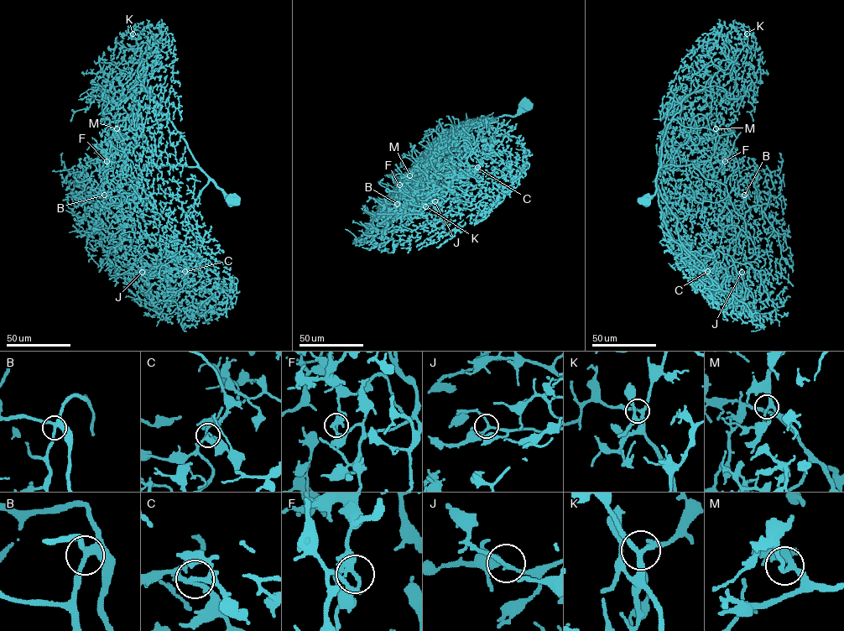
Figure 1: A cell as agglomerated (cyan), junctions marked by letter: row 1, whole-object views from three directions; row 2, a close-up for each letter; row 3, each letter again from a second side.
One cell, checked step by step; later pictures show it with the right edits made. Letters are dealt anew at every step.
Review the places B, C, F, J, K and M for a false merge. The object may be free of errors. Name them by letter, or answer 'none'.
F

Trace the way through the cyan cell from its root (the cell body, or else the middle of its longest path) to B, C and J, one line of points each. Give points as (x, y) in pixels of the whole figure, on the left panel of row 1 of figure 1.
B: (231, 198), (199, 168), (174, 164), (144, 164), (138, 179), (122, 186), (121, 212), (117, 217), (104, 195)
C: (231, 198), (210, 179), (185, 218), (196, 249), (183, 258), (160, 252), (184, 271)
J: (231, 198), (210, 179), (185, 218), (196, 249), (183, 258), (161, 250), (157, 263), (165, 273), (142, 272)

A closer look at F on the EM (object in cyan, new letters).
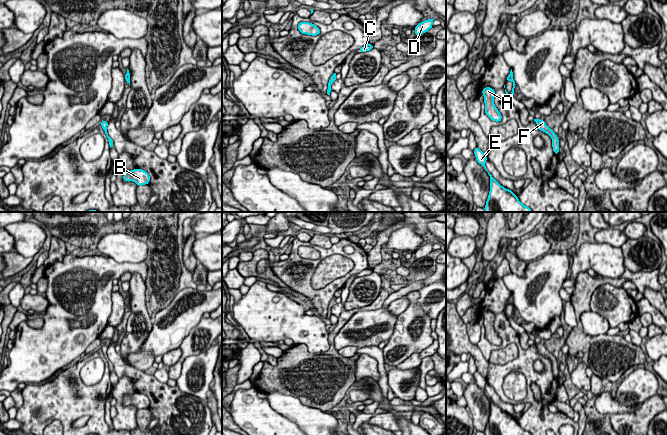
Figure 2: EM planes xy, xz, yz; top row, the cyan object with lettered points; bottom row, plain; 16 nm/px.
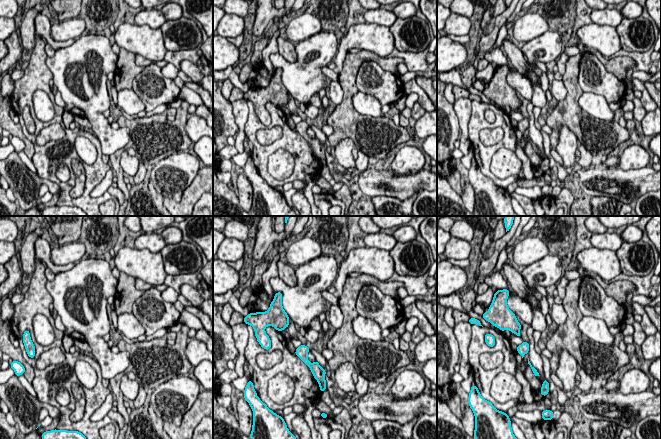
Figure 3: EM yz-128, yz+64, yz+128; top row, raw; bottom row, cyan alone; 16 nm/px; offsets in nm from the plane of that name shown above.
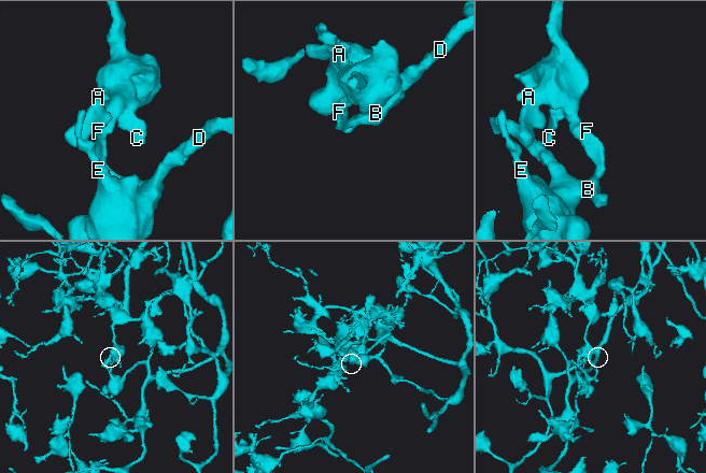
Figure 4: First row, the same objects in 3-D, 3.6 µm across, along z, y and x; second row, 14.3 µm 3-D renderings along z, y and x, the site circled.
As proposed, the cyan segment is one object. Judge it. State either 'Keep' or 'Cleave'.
Cleave

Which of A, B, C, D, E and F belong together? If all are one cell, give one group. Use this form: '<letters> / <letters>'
A C F / B D E

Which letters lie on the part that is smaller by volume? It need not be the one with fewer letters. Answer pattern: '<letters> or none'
A, C, F

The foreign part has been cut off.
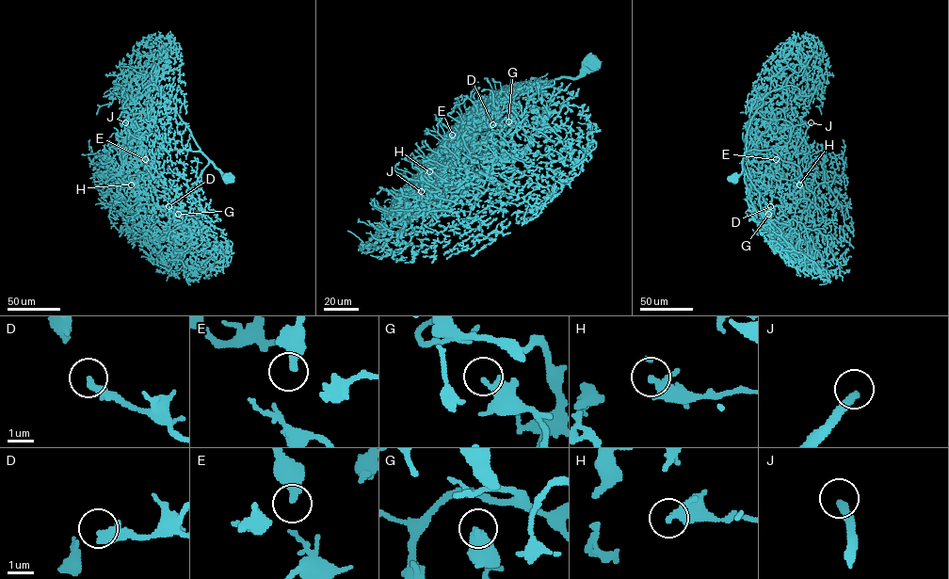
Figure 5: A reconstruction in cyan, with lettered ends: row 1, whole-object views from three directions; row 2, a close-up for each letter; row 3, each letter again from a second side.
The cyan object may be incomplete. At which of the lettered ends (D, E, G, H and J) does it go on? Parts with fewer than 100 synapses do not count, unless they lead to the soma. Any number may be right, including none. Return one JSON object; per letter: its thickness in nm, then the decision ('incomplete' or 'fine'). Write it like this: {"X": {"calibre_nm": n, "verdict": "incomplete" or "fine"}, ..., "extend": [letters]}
{"D": {"calibre_nm": 320, "verdict": "fine"}, "E": {"calibre_nm": 420, "verdict": "fine"}, "G": {"calibre_nm": 320, "verdict": "fine"}, "H": {"calibre_nm": 400, "verdict": "fine"}, "J": {"calibre_nm": 320, "verdict": "incomplete"}, "extend": ["J"]}

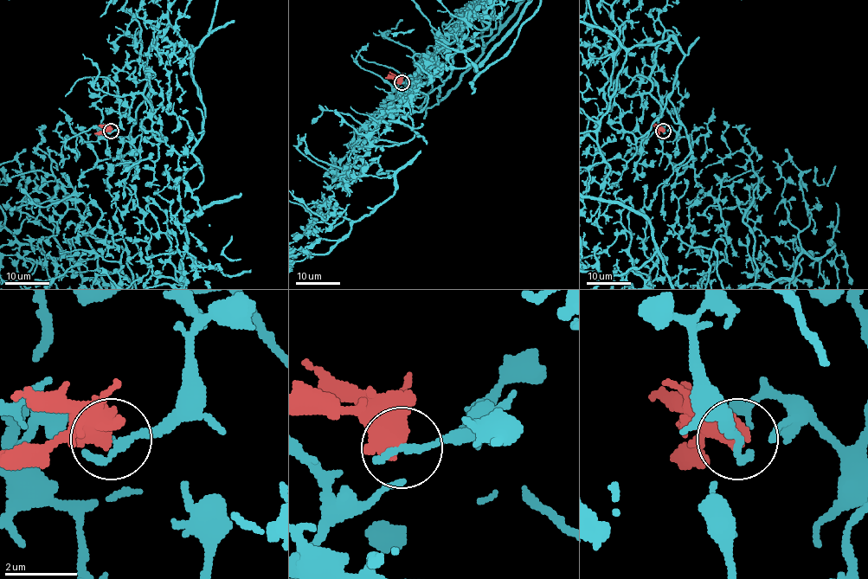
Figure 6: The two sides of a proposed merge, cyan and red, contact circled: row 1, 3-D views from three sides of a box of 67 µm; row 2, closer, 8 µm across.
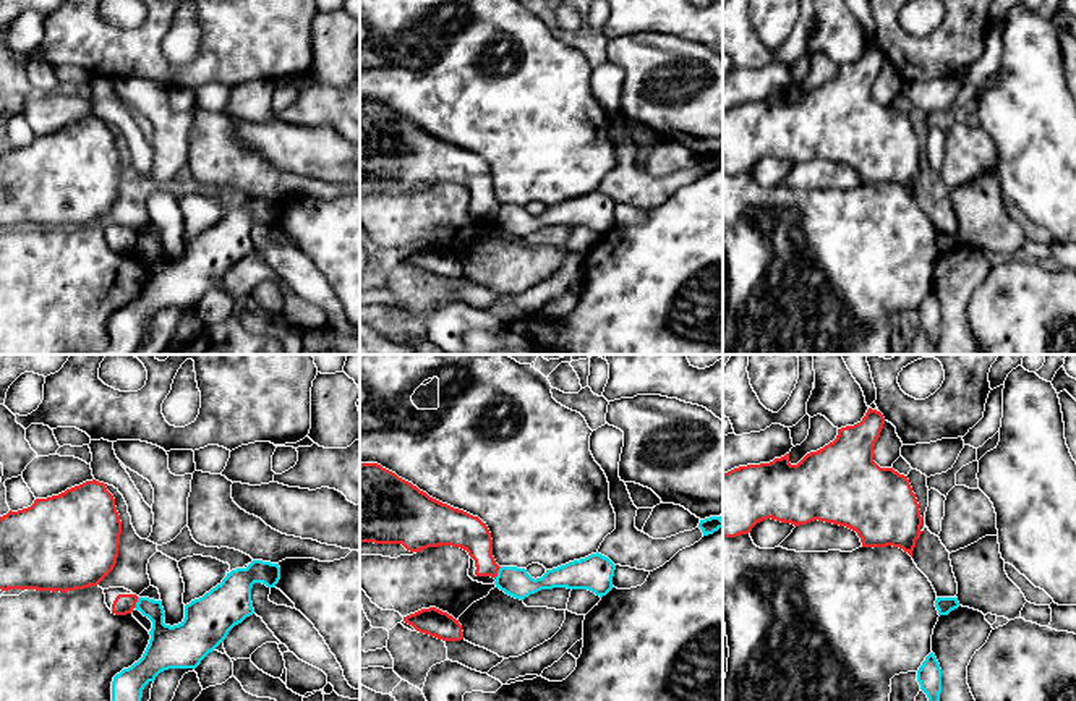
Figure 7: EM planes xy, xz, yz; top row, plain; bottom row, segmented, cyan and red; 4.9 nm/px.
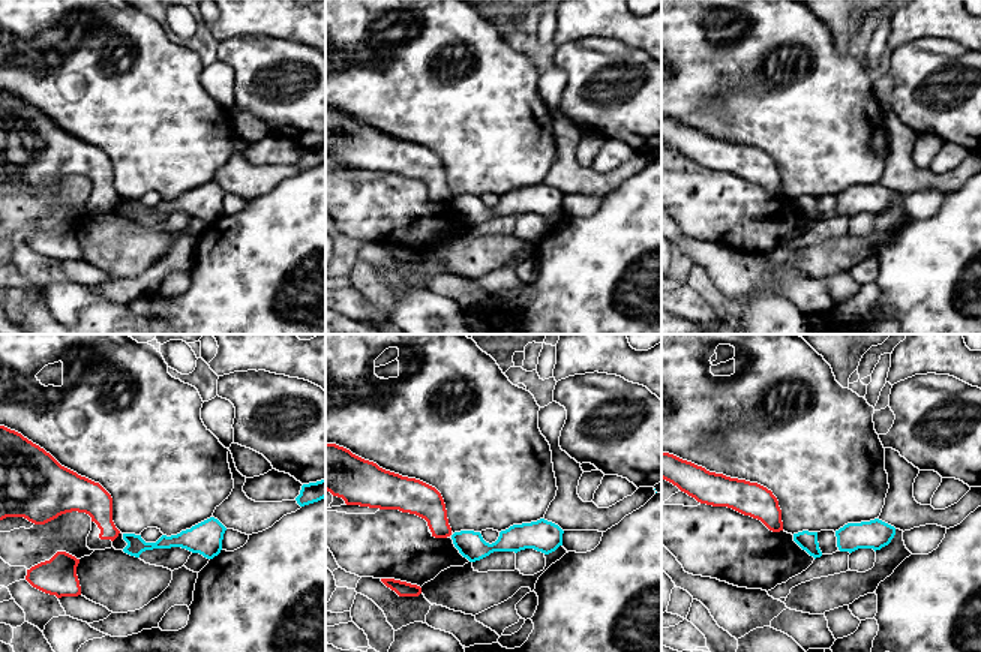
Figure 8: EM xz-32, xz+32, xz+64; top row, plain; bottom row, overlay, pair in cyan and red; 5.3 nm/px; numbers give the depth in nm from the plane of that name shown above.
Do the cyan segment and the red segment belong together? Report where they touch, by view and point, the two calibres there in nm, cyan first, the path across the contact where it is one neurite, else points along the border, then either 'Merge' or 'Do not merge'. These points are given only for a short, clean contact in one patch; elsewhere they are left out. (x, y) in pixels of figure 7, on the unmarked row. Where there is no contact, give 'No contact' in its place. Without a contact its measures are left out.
Touches cyan at xz (498, 211). Thickness 140 nm (cyan) against 170 nm. Boundary: xz (501, 204), (495, 216). Do not merge

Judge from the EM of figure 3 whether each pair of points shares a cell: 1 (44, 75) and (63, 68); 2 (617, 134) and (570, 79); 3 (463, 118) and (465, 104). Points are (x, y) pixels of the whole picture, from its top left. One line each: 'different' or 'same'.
1: different
2: same
3: same

